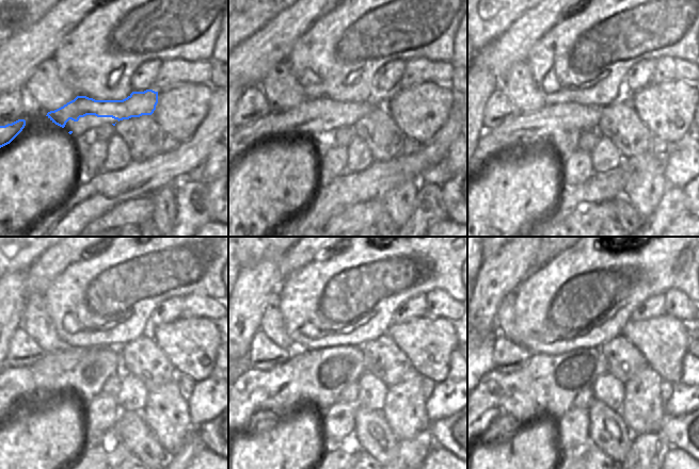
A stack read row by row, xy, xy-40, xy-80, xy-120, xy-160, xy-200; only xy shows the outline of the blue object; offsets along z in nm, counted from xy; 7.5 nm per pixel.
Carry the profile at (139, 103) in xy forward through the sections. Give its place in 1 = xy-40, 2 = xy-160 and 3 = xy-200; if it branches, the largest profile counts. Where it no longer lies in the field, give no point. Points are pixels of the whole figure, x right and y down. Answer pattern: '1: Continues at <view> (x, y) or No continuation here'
1: Continues at xy-40 (292, 120)
2: Continues at xy-160 (286, 369)
3: Continues at xy-200 (523, 372)

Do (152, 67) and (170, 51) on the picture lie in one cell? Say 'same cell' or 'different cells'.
different cells

